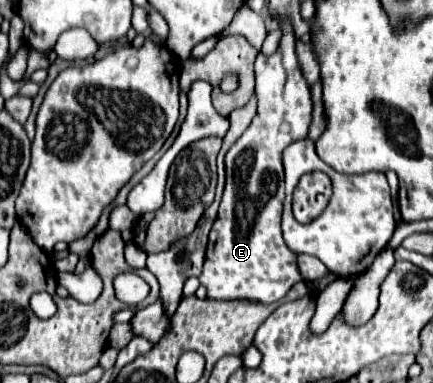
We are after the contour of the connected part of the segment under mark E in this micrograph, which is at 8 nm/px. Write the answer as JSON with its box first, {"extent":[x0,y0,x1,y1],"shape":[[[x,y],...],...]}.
{"extent":[199,21,311,303],"shape":[[[283,21],[283,33],[279,49],[269,57],[259,55],[255,61],[257,115],[225,155],[229,189],[223,191],[219,215],[209,233],[203,273],[199,277],[211,299],[253,299],[259,303],[275,303],[285,297],[291,285],[303,279],[295,265],[295,253],[287,249],[281,235],[281,151],[289,143],[307,137],[311,93],[301,75],[295,55],[295,37],[287,21]]]}

